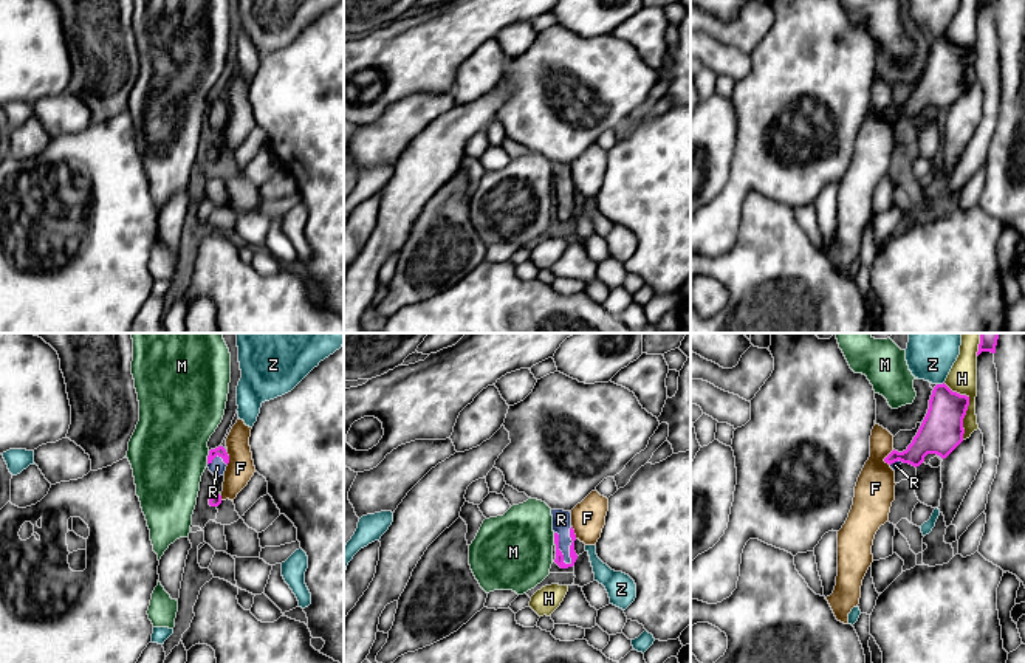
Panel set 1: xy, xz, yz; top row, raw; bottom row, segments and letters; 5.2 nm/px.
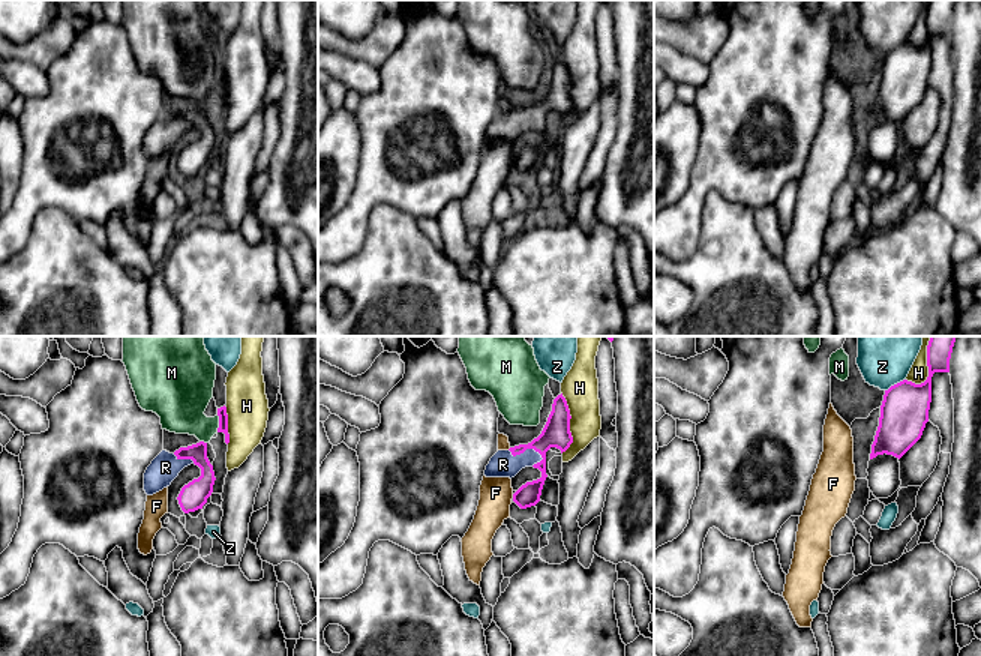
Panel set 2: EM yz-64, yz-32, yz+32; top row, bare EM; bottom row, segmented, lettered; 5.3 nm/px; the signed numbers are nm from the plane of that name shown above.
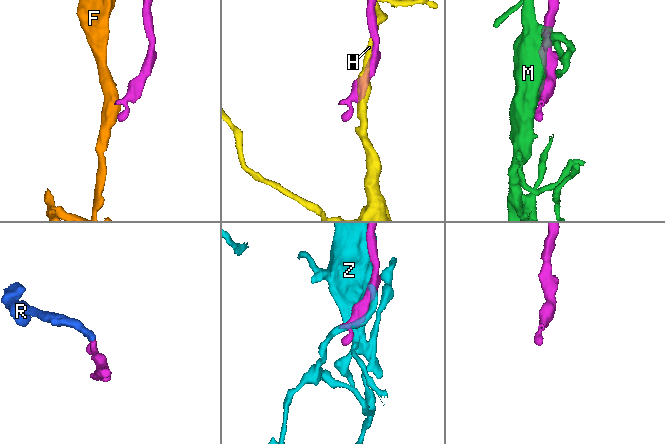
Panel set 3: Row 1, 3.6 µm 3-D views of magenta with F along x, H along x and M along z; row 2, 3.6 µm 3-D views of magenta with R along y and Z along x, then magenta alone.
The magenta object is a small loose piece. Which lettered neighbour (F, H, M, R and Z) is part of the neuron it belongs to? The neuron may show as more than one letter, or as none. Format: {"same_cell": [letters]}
{"same_cell": ["R"]}

